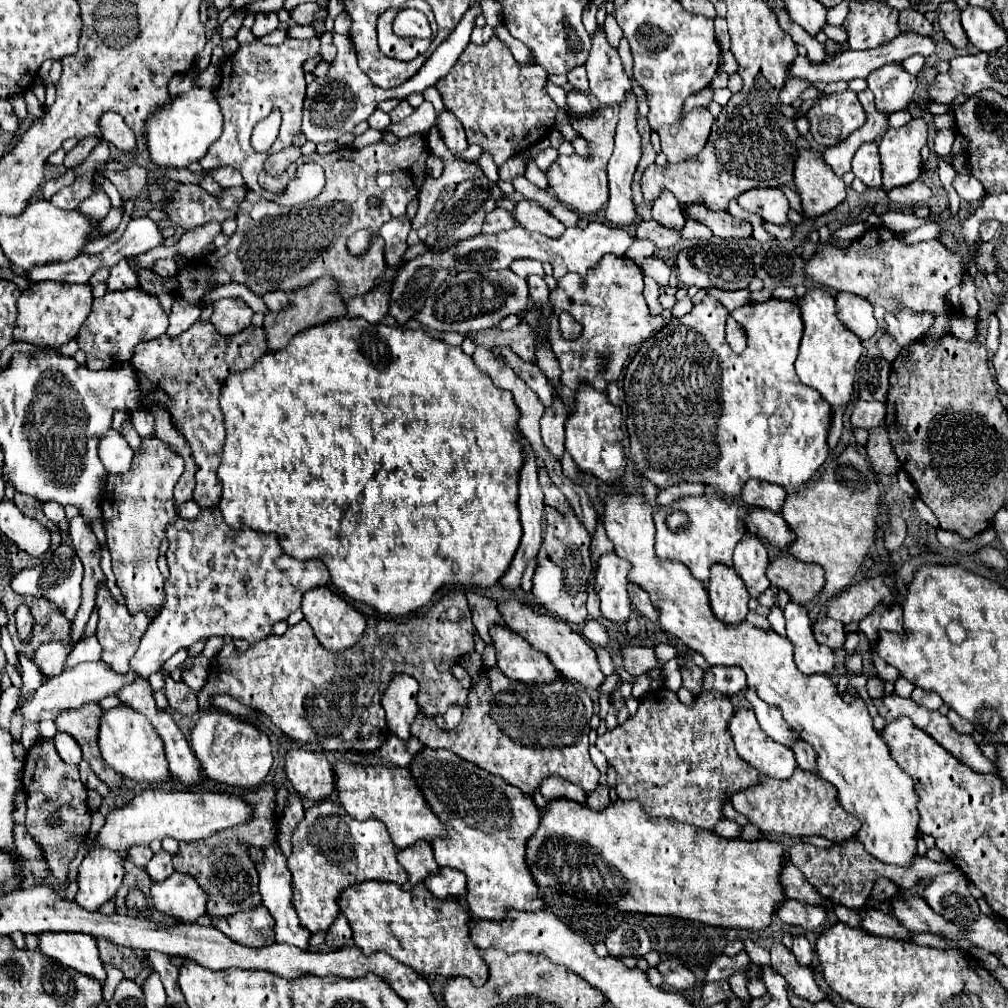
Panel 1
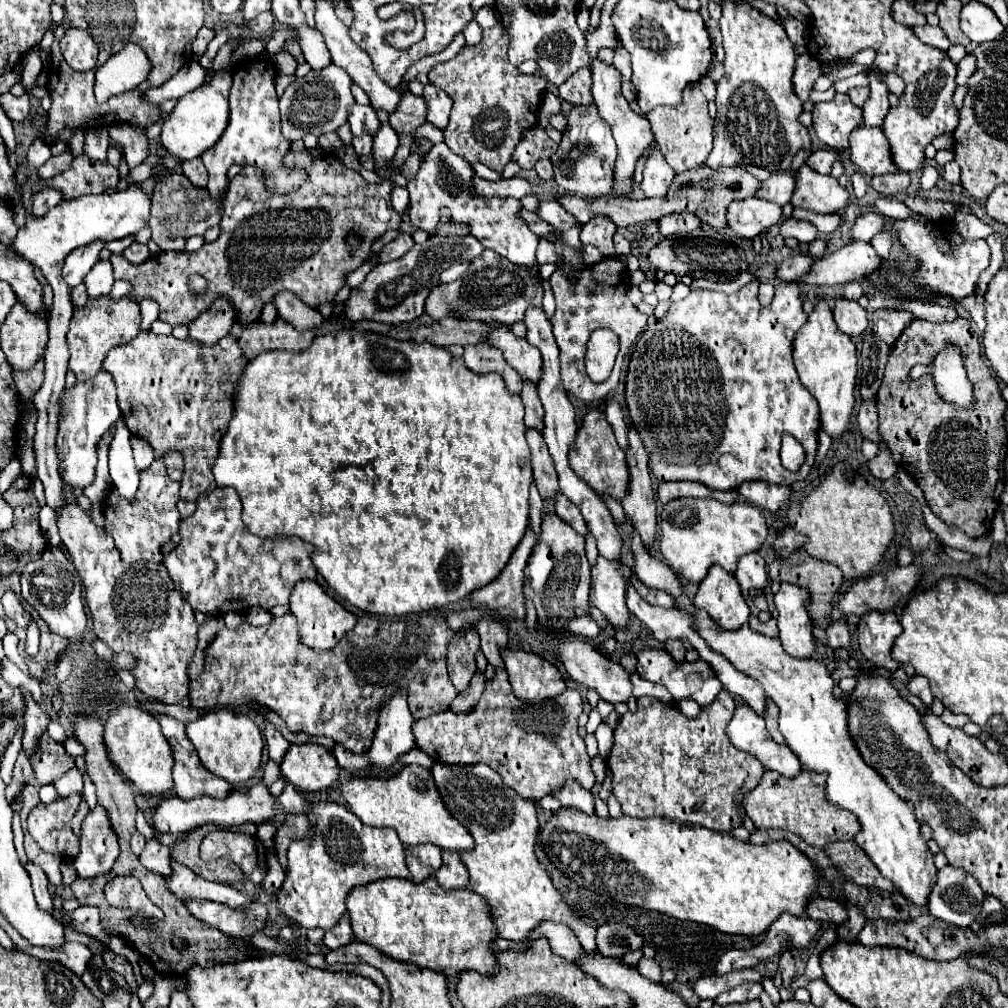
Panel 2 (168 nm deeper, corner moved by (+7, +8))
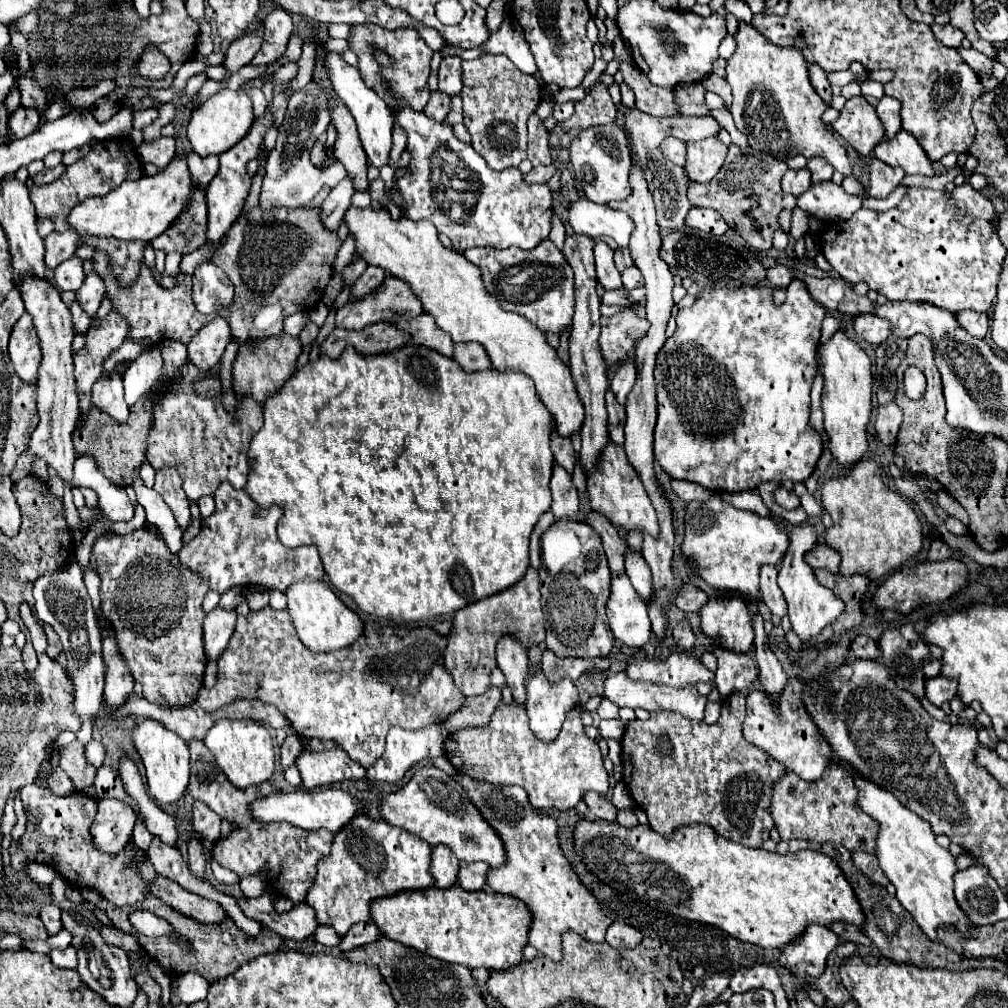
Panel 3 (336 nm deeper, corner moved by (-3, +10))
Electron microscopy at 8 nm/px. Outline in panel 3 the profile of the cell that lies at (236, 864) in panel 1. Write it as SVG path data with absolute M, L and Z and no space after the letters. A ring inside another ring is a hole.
M290 732L290 734L286 736L286 740L284 740L284 744L280 746L280 764L282 764L284 768L292 766L302 750L304 750L304 744L300 742L300 738L298 738L294 732Z

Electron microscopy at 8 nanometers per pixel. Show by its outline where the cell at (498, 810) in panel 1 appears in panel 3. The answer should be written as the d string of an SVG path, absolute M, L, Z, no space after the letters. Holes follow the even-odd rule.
M466 774L454 776L482 812L486 822L500 834L506 848L506 866L488 870L488 886L494 892L516 896L528 904L532 910L532 928L530 928L530 944L544 954L546 958L560 962L562 960L562 934L576 932L590 942L604 942L604 934L612 920L600 910L594 894L580 882L570 862L564 858L558 842L558 826L552 816L542 816L536 812L528 796L518 786L494 786L486 782L478 782Z

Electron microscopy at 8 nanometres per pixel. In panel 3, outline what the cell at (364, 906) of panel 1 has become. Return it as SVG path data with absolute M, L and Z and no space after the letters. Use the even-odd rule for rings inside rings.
M454 884L446 890L432 886L376 900L372 904L372 920L386 938L412 946L438 960L458 962L470 968L506 970L522 962L532 912L514 896L486 890L466 892L462 886Z

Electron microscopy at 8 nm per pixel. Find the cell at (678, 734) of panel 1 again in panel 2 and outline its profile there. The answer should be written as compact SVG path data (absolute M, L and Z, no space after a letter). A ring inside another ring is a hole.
M722 690L716 700L702 708L696 718L686 718L678 706L662 704L656 698L638 698L638 710L626 712L616 730L614 746L606 760L612 770L612 794L622 804L622 812L634 818L668 818L688 824L698 824L714 832L728 832L732 826L742 824L746 812L742 808L742 798L750 792L764 774L764 766L752 754L740 752L726 736L726 726L734 714L736 700Z

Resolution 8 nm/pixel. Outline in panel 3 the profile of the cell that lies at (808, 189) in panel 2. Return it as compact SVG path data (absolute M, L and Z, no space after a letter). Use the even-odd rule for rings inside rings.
M828 180L828 182L812 184L808 192L798 196L798 206L820 220L842 222L862 208L862 200L858 196L846 194L842 186Z

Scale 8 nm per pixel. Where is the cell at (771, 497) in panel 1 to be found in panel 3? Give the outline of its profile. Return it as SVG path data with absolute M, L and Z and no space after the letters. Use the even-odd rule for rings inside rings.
M786 488L776 490L776 492L774 492L774 500L778 502L778 506L782 506L782 508L786 508L786 510L794 510L794 508L800 506L800 498L798 498L794 492L786 490Z

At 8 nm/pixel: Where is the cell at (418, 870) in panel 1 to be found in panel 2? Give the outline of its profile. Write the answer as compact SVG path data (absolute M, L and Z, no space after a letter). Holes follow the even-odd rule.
M418 844L412 848L406 848L406 864L412 874L412 882L418 884L424 878L432 876L442 864L440 854L442 850L436 848L434 844Z

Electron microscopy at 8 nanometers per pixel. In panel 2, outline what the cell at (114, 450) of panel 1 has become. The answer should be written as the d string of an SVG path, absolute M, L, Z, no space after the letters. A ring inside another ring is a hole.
M118 428L110 444L110 478L114 488L128 500L134 500L138 490L138 470L132 458L130 432L128 428Z

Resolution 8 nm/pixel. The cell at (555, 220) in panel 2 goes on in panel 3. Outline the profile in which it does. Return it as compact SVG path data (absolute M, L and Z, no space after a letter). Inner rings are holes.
M580 198L570 206L568 222L576 234L584 234L594 240L610 236L621 248L628 248L630 234L634 228L626 212L614 210L606 204L590 202L586 198Z

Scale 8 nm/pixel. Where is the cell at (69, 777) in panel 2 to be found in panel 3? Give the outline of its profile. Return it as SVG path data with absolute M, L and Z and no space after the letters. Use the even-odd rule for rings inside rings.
M54 768L48 776L44 776L44 782L48 790L52 790L56 796L68 796L70 792L74 792L74 784L70 782L62 768Z

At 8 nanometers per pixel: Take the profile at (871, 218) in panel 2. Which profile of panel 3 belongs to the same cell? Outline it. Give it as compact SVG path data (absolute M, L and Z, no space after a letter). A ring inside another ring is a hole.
M970 182L956 186L952 192L908 186L902 202L888 212L874 212L860 208L846 222L824 224L818 232L822 242L822 254L830 266L850 284L866 282L870 290L884 294L888 302L928 302L936 308L946 308L950 312L976 310L990 312L996 298L998 274L1006 256L1006 248L998 238L998 230L992 224L998 212L982 192L974 190ZM954 222L964 222L954 228Z

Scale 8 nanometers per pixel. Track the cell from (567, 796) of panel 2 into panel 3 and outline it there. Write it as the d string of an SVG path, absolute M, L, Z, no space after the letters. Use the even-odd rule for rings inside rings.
M586 792L584 794L584 802L588 804L588 810L592 812L594 818L598 820L606 820L606 822L616 822L616 812L618 808L604 796L598 796L594 792Z

